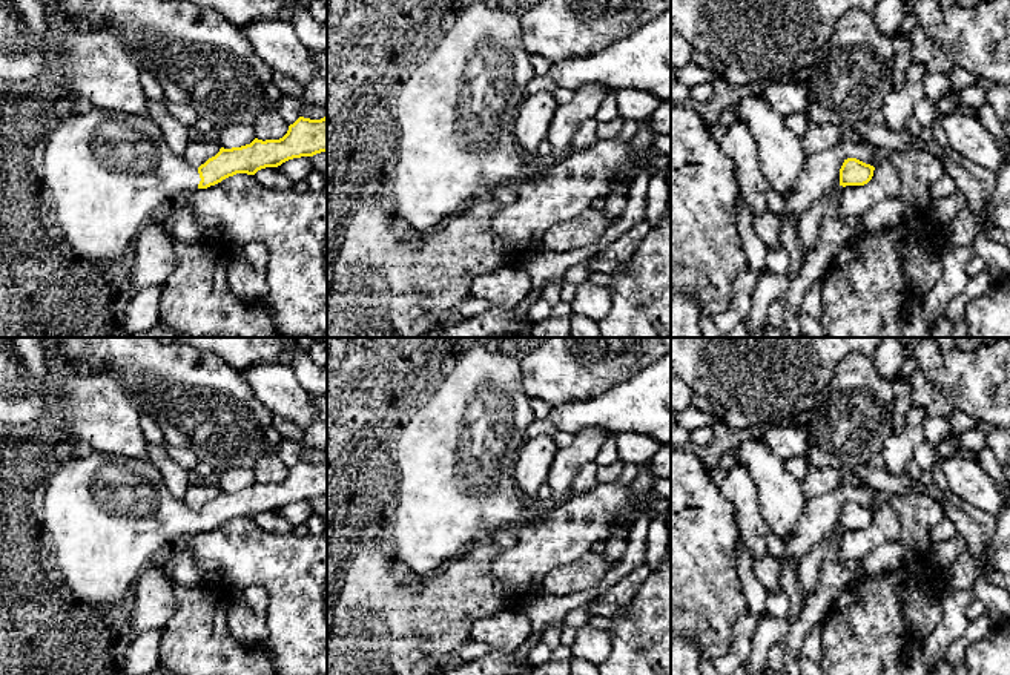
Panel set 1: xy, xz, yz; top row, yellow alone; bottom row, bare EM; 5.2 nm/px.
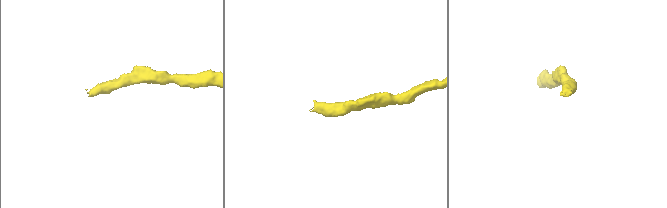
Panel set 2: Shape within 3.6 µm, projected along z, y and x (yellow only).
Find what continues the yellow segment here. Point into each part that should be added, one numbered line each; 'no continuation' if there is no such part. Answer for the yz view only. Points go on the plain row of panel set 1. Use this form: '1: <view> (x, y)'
no continuation

